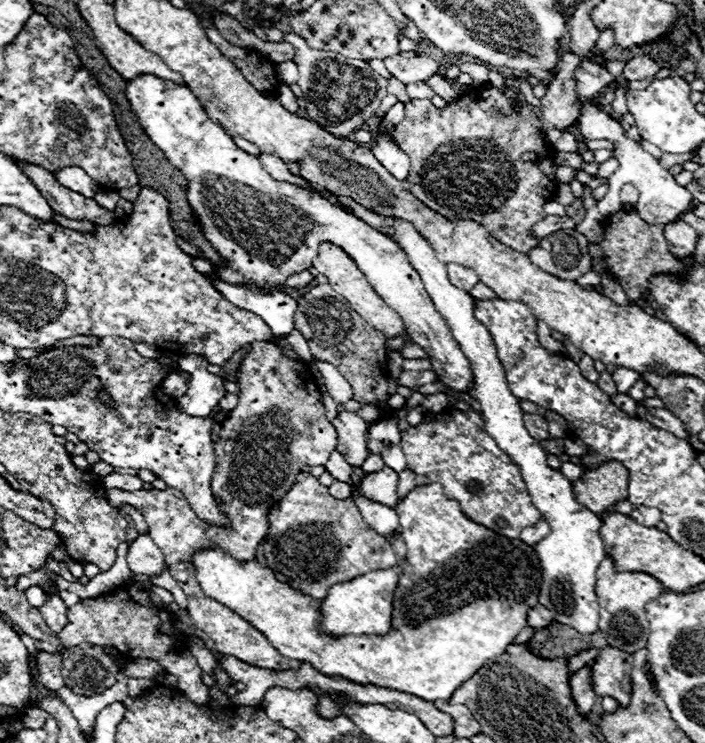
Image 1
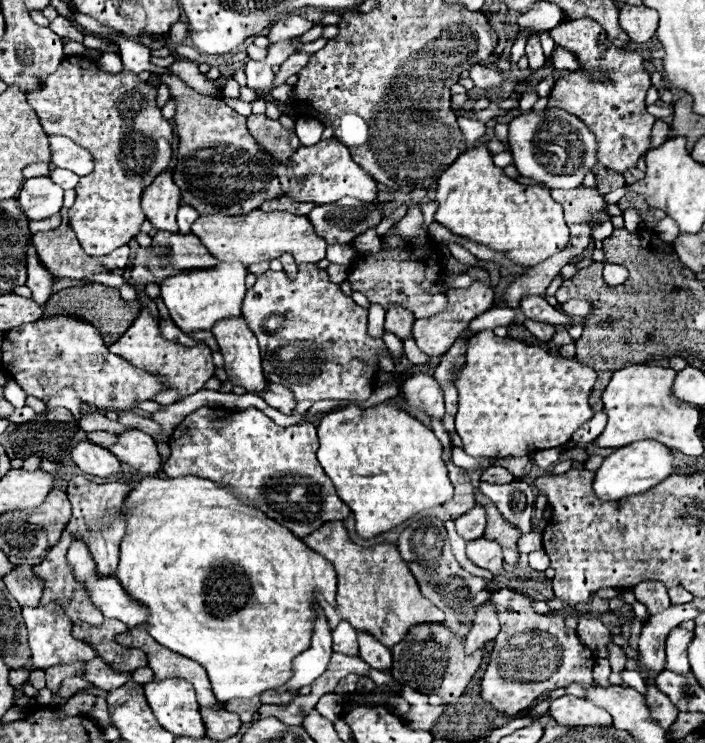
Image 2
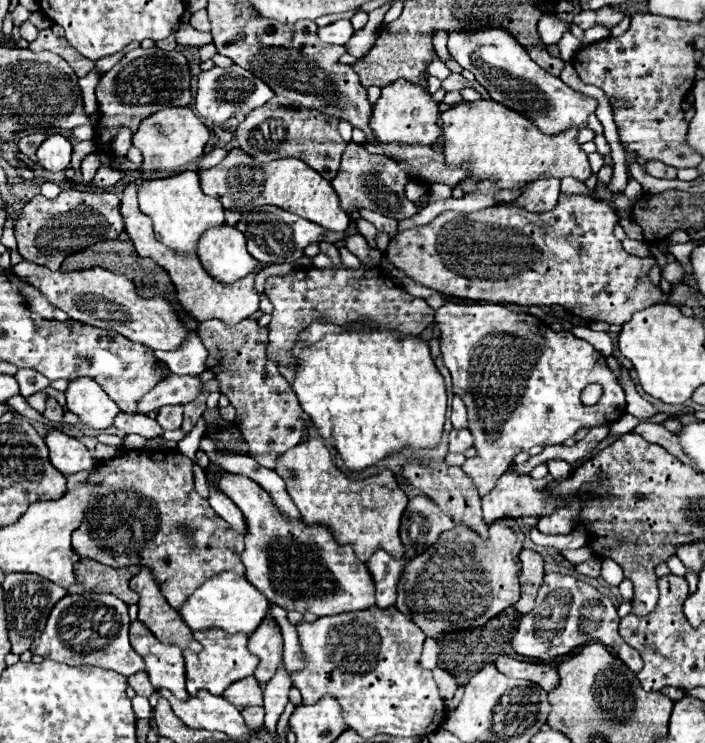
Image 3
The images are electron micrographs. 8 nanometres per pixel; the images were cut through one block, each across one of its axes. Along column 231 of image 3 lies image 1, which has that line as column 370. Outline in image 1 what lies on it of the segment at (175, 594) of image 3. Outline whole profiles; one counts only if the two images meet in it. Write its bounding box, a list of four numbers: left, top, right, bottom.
[264,472,398,600]

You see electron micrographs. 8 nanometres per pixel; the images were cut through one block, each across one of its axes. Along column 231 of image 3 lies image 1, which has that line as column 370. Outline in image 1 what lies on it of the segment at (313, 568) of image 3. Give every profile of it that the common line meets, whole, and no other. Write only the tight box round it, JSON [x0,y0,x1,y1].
[360,466,398,508]

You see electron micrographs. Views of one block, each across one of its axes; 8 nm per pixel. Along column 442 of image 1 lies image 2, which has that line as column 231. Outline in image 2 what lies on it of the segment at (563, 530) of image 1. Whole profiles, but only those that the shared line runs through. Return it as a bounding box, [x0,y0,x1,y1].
[160,262,246,334]

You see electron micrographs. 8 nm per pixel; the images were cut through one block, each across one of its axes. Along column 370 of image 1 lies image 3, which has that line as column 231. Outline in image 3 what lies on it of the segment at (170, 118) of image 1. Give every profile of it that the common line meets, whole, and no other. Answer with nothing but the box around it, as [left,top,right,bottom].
[198,226,264,284]

